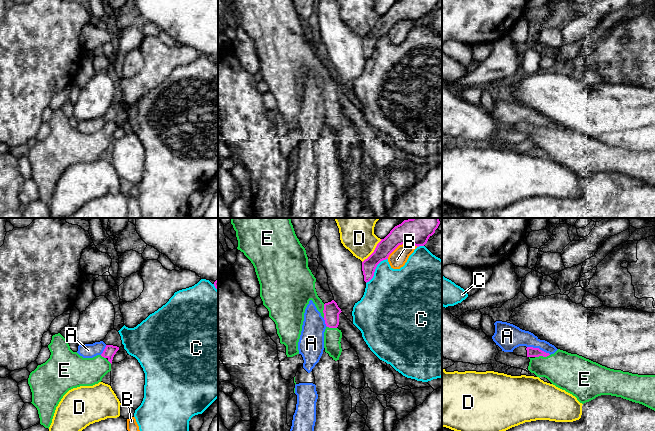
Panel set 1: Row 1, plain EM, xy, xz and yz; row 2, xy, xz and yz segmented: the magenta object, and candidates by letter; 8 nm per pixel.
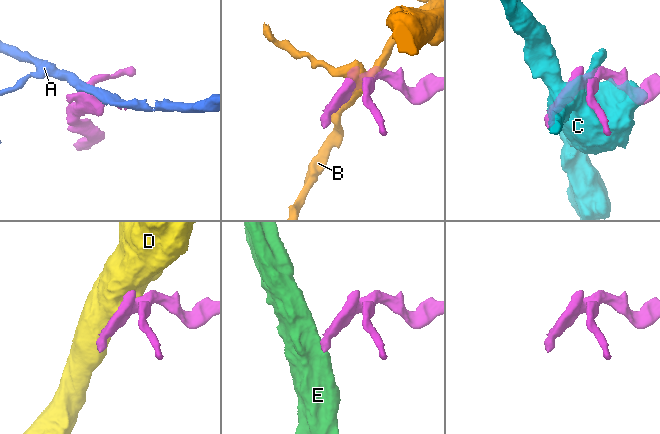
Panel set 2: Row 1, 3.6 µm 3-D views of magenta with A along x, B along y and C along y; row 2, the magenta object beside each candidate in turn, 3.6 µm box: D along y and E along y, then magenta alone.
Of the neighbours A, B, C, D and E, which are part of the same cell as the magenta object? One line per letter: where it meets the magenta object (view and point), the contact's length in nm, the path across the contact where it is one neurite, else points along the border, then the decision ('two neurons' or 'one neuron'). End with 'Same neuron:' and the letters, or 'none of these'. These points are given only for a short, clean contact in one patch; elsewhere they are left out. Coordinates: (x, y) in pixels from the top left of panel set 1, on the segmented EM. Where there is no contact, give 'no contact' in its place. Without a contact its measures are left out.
A: meets magenta in yz at (538, 348); contact 200 nm long; two neurons
B: meets magenta in xz at (401, 244); contact 260 nm long; two neurons
C: meets magenta in xz at (375, 268); contact 260 nm long; two neurons
D: meets magenta in xz at (374, 251); contact 240 nm long; two neurons
E: meets magenta in yz at (542, 355); contact 120 nm long; runs through yz (531, 352), (542, 355), (554, 367), (567, 371); one neuron
Same neuron: E

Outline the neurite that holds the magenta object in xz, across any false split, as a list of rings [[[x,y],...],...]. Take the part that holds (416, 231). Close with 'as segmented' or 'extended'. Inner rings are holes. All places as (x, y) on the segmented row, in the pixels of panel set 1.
[[[412,218],[395,226],[381,239],[374,252],[362,262],[364,281],[367,283],[373,278],[377,265],[388,259],[399,245],[409,243],[417,247],[424,246],[439,224],[439,218]]] | as segmented

